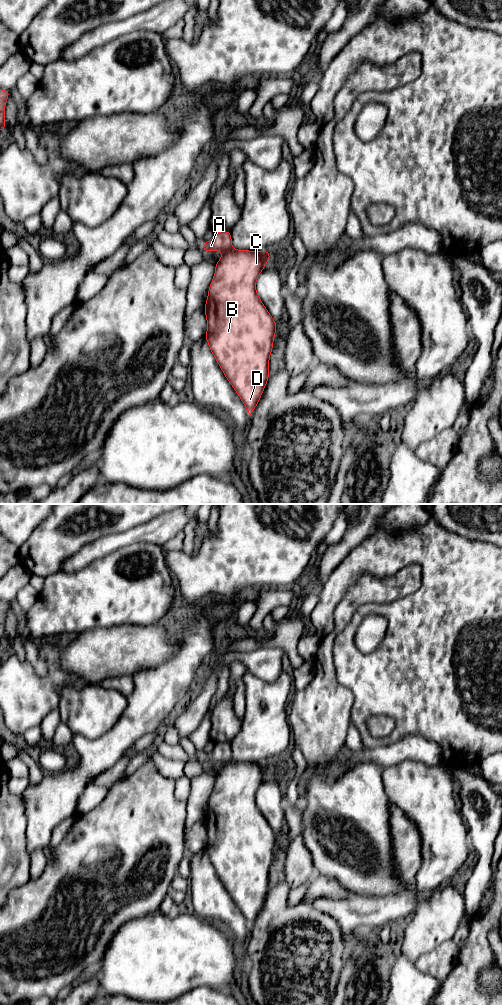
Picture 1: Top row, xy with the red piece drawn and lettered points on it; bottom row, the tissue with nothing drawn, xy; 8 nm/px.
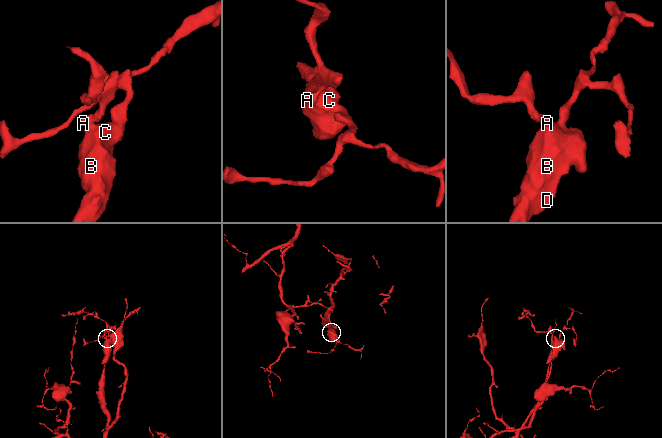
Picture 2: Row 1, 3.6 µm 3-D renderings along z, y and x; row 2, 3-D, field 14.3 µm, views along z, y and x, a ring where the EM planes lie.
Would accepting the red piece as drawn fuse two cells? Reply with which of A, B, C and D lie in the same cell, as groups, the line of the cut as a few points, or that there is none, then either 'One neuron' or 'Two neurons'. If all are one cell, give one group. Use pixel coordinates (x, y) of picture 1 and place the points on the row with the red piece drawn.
Groups: A / B C D. Split along xy (231, 248), (223, 253). Two neurons

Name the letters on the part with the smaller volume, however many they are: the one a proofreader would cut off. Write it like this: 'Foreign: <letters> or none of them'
Foreign: A

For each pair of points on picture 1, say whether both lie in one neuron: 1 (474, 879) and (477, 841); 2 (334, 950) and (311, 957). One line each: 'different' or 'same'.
1: same
2: same

